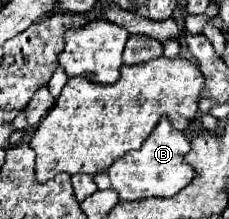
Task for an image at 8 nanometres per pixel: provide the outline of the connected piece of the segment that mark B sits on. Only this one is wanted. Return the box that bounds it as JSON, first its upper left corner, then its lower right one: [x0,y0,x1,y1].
[95,117,195,201]

